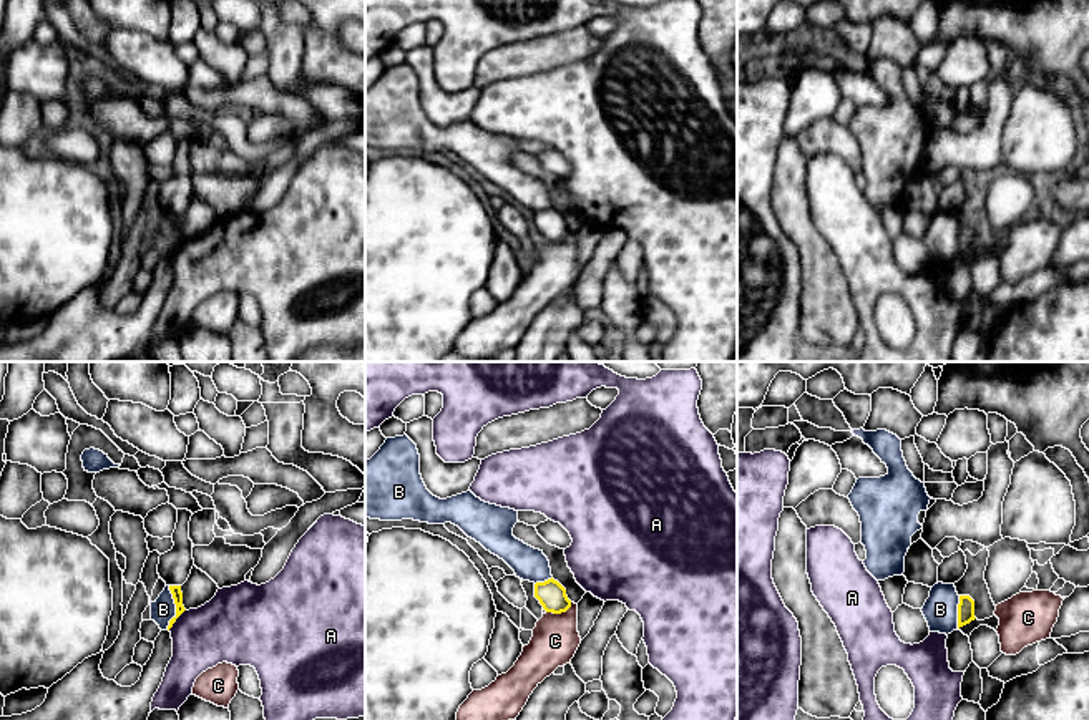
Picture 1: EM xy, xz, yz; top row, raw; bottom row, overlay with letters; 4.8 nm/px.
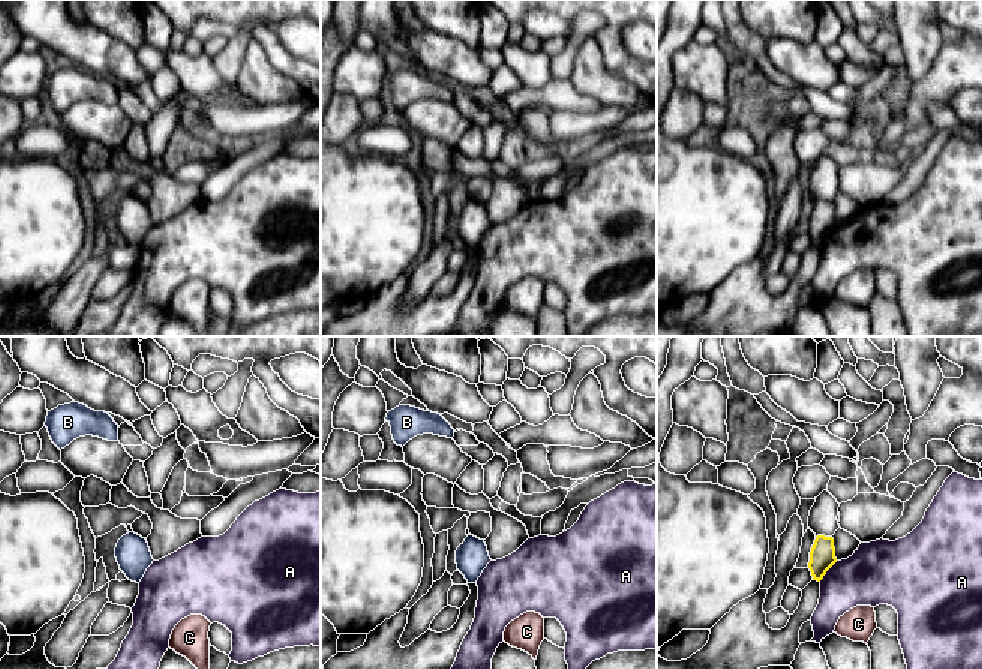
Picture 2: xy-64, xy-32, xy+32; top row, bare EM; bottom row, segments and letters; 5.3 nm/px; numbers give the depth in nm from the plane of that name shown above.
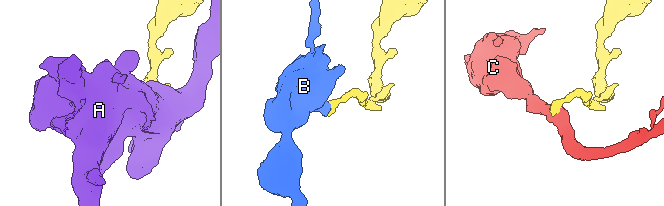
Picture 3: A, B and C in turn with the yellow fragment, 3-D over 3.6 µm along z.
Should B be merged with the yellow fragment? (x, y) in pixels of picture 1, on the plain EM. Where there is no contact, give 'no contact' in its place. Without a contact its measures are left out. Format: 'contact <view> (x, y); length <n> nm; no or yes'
contact xy (176, 236); length 220 nm; no

